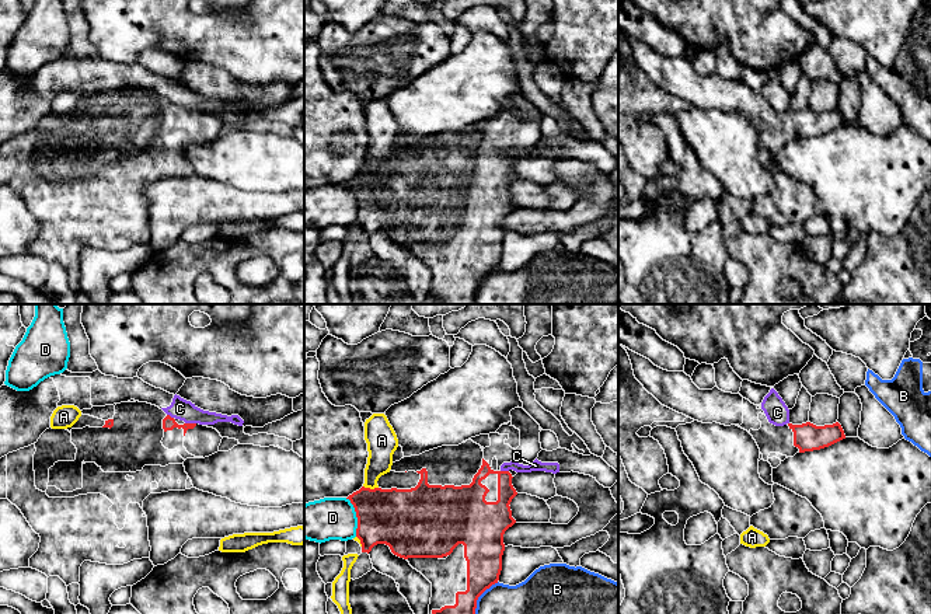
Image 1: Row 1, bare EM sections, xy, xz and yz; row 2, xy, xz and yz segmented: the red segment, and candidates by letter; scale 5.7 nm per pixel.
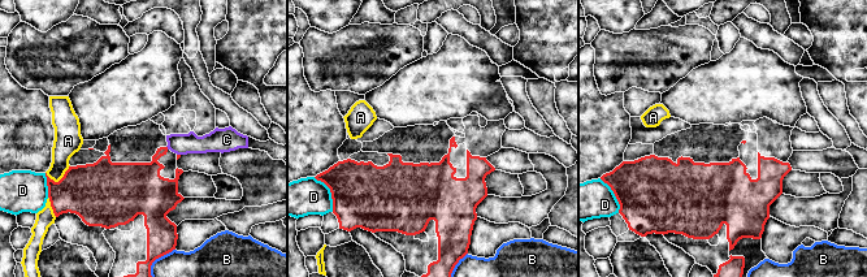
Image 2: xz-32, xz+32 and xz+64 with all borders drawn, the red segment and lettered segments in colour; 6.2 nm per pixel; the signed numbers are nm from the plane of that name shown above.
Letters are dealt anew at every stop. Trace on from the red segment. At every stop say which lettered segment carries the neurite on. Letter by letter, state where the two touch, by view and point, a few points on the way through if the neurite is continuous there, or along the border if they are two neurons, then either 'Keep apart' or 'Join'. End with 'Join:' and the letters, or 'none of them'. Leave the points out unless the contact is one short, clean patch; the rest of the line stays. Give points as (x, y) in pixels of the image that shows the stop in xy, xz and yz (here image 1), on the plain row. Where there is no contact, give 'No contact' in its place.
A: Touches red at xz (369, 174). Boundary: xz (363, 171), (377, 174). Keep apart
B: Touches red at xz (478, 282). Keep apart
C: Touches red at xy (191, 110). Boundary: xy (185, 108), (195, 110). Keep apart
D: Touches red at xz (356, 202). Keep apart
Join: none of them

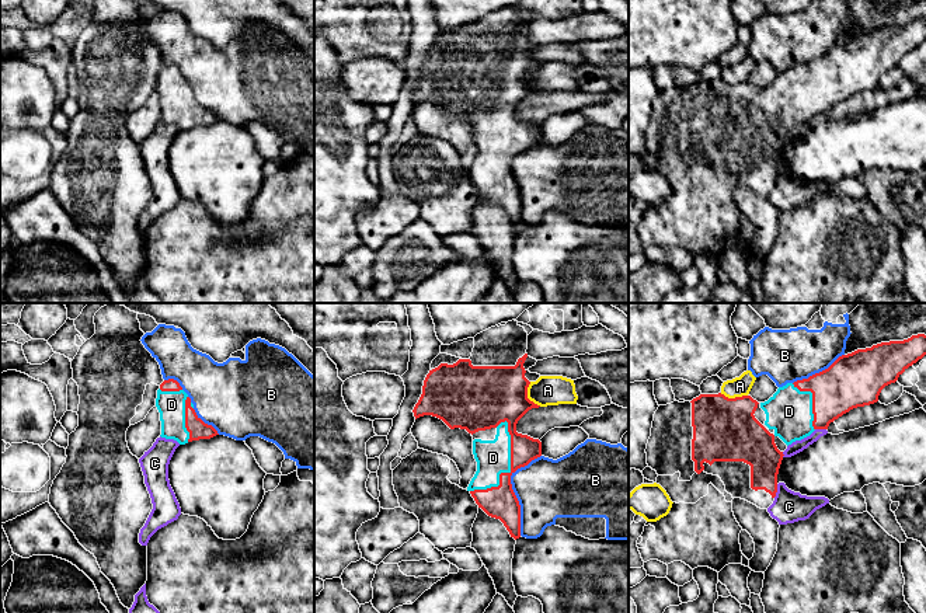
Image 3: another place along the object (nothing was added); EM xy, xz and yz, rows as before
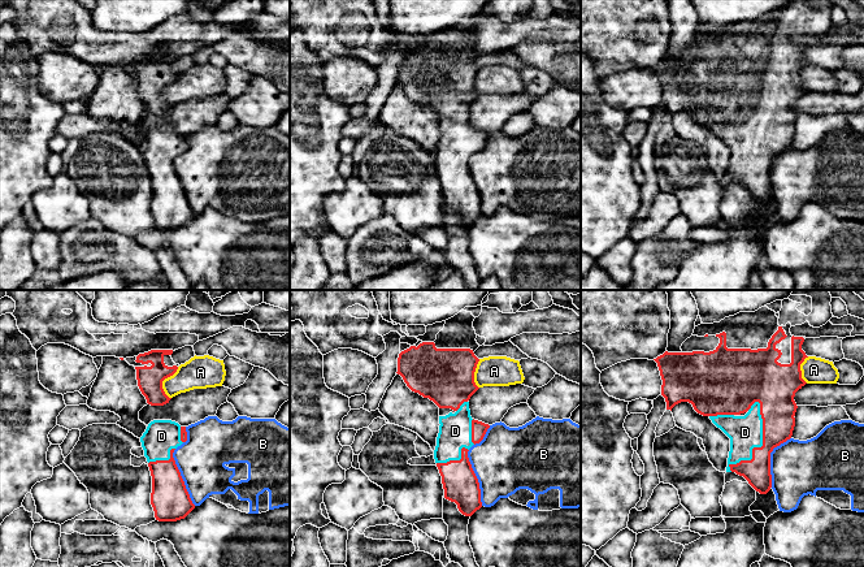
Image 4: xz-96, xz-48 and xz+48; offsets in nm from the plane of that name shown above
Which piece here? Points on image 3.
A: Touches red at xz (526, 82). Keep apart
B: Touches red at xz (512, 177). Keep apart
C: Touches red at yz (776, 177). Keep apart
D: Touches red at xz (511, 155). Join
Join: D

